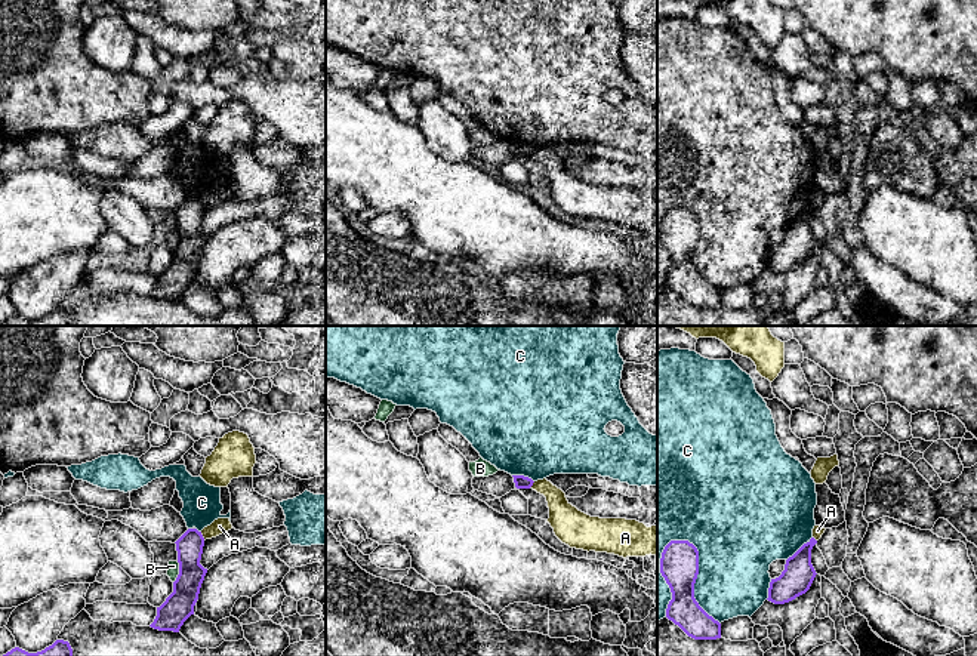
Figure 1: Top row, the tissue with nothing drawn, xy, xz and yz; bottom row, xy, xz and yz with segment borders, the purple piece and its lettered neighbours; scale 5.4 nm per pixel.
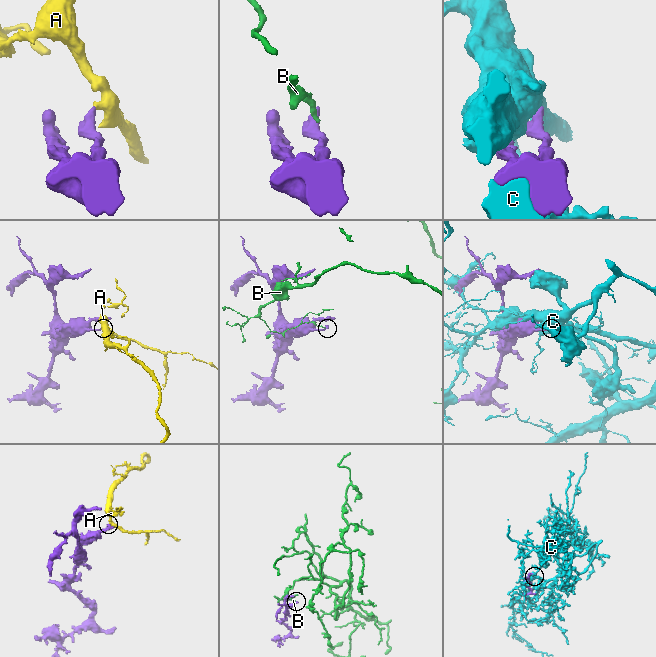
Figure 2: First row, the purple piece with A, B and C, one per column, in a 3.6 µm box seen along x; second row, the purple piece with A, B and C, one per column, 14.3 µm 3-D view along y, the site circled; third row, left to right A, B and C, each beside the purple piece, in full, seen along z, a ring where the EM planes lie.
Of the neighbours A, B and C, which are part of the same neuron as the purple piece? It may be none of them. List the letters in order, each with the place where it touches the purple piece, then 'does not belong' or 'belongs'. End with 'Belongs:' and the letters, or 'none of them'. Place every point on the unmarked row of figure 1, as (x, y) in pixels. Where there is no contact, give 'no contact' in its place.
A: contact xy (202, 205); does not belong
B: contact xy (179, 240); does not belong
C: contact yz (697, 242); does not belong
Belongs: none of them

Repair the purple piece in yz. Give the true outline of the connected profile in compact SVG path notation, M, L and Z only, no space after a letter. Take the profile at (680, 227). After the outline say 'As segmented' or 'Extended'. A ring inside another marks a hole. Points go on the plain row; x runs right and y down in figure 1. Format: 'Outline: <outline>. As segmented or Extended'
Outline: M671 209L660 227L660 241L671 256L666 286L694 308L721 307L721 292L709 284L694 267L699 243L699 219L688 209Z. As segmented

